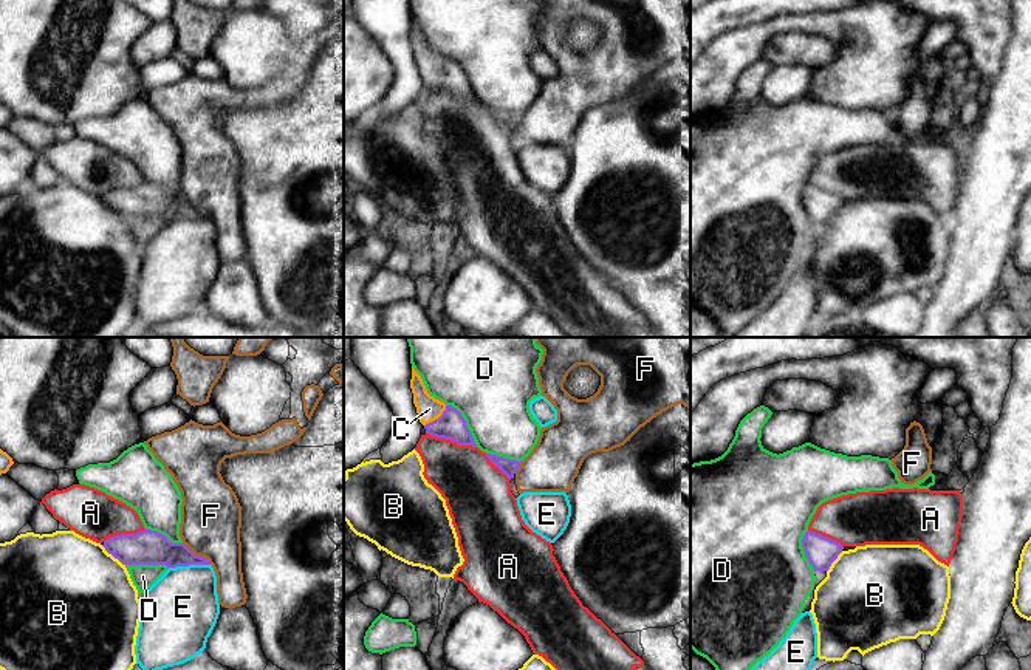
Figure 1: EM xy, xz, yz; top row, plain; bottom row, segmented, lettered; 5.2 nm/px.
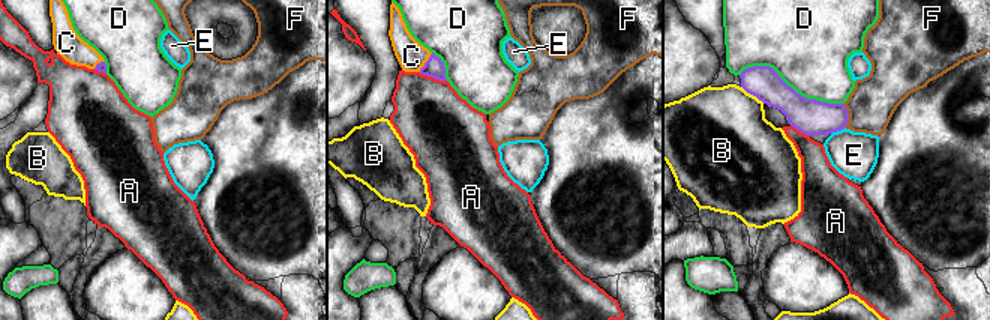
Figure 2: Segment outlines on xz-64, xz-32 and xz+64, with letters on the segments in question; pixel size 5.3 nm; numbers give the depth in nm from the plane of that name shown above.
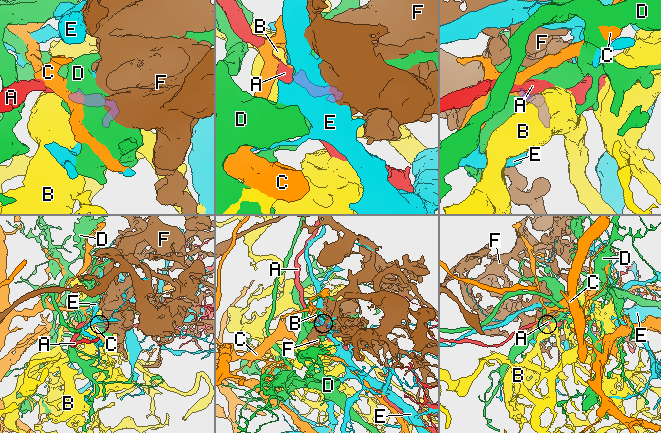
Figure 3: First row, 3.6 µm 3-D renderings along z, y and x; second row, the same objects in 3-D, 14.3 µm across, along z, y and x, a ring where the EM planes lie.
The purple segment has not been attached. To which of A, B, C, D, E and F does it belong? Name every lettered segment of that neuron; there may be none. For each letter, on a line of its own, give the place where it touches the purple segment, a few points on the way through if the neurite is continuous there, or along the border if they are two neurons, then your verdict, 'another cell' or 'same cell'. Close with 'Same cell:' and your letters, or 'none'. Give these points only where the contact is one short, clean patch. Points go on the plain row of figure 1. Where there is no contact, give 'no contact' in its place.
A: contact xz (451, 93); border xz (426, 85), (476, 101); another cell
B: contact xy (113, 209); another cell
C: contact xz (438, 71); way xz (451, 78), (438, 71), (429, 62); same cell
D: contact xz (465, 76); another cell
E: contact xy (189, 217); another cell
F: contact xy (197, 209); border xy (183, 195), (211, 217); another cell
Same cell: C

